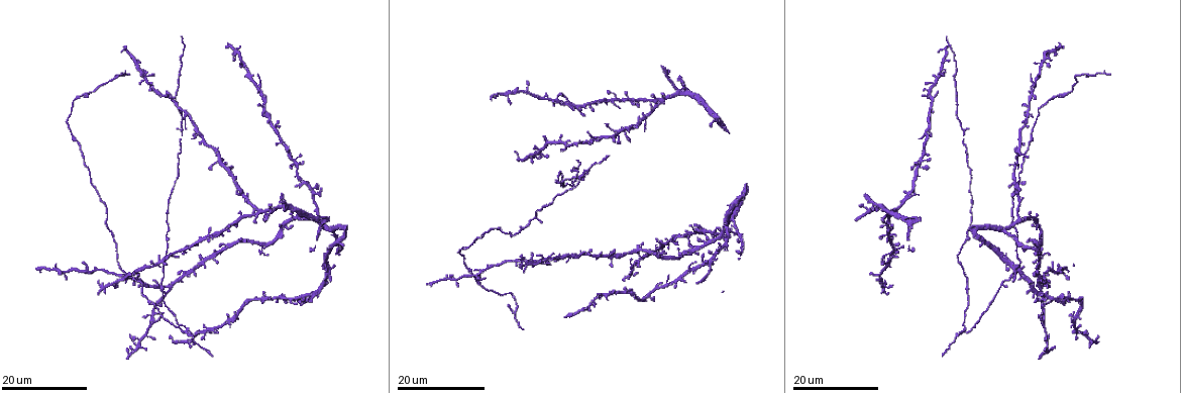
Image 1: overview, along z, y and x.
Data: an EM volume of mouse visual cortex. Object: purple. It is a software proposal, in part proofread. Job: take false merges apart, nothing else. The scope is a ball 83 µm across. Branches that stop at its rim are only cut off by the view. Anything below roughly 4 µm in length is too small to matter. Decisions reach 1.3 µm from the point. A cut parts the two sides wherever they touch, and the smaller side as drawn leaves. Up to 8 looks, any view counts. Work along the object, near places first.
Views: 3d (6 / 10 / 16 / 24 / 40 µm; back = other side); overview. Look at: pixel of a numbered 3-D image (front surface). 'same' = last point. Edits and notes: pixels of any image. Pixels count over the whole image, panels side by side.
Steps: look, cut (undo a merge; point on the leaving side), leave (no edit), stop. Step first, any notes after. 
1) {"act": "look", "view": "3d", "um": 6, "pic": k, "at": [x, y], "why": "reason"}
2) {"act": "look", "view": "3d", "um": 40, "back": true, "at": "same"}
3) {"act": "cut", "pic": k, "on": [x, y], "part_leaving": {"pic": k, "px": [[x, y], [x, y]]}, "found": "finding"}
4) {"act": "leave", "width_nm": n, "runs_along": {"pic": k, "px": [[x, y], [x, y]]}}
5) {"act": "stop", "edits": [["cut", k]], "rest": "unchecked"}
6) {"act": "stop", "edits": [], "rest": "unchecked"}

{"act": "look", "view": "3d", "um": 16, "pic": 1, "at": [182, 132], "why": "calibre changes"}

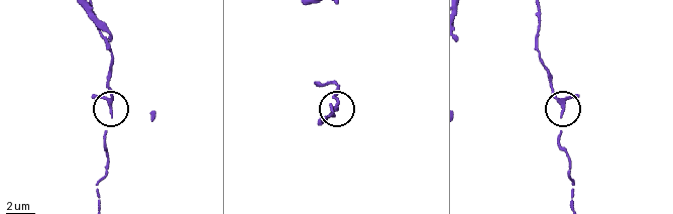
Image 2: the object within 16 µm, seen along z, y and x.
{"act": "look", "view": "3d", "um": 10, "pic": 2, "at": [335, 107]}

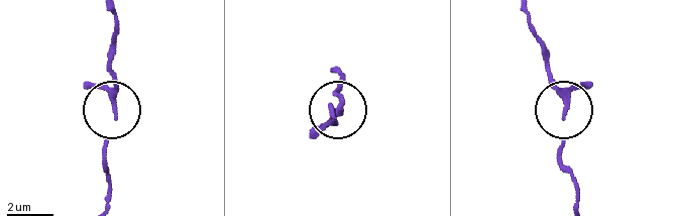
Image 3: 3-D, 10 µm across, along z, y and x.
{"act": "leave", "runs_along": {"pic": 3, "px": [[579, 202], [575, 179], [562, 155], [562, 92], [546, 60]]}, "found": "one cell here"}

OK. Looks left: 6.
{"act": "look", "view": "3d", "um": 16, "pic": 1, "at": [171, 97], "why": "looks like a crossing"}

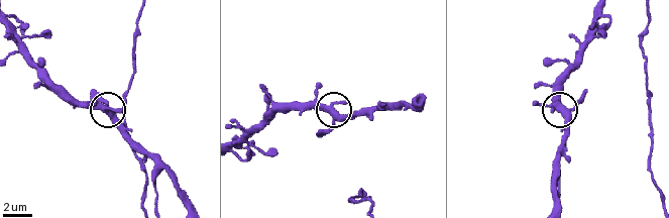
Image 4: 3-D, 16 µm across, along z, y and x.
{"act": "look", "view": "3d", "um": 6, "pic": 4, "at": [110, 114]}

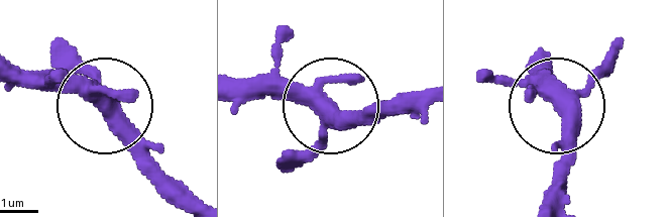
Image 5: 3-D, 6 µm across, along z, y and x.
{"act": "leave", "side_arm_um": 20, "found": "one cell here"}

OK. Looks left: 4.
{"act": "look", "view": "3d", "um": 16, "pic": 1, "at": [79, 152], "why": "sudden change in width"}

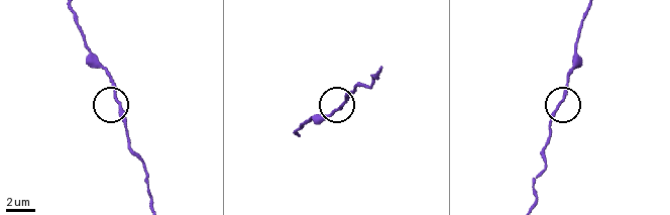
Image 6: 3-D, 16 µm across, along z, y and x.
{"act": "look", "view": "3d", "um": 6, "pic": 6, "at": [343, 104], "why": "closer look"}

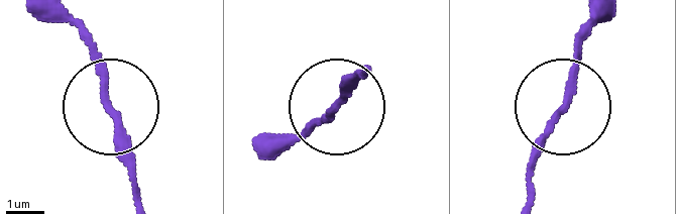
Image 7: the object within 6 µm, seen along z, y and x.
{"act": "leave", "runs_along": {"pic": 7, "px": [[137, 196], [127, 138], [82, 25]]}, "found": "all the same cell"}

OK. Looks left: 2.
{"act": "look", "view": "3d", "um": 16, "pic": 1, "at": [583, 177], "why": "a fork"}

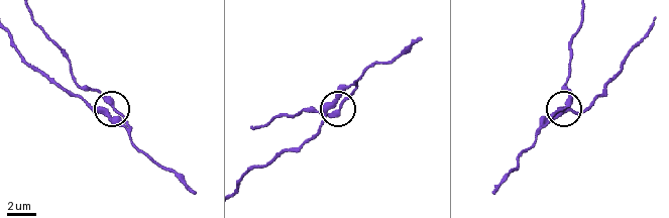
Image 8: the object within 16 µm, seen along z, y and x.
{"act": "look", "view": "3d", "um": 10, "pic": 8, "at": [113, 107], "why": "closer look"}

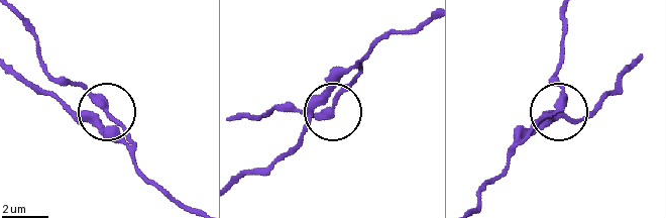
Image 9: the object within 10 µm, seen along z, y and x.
{"act": "leave", "width_nm": 300, "runs_along": {"pic": 9, "px": [[612, 91], [573, 118], [558, 109], [512, 151]]}, "found": "all the same cell"}

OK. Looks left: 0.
{"act": "stop", "edits": [], "rest": "unchecked"}

